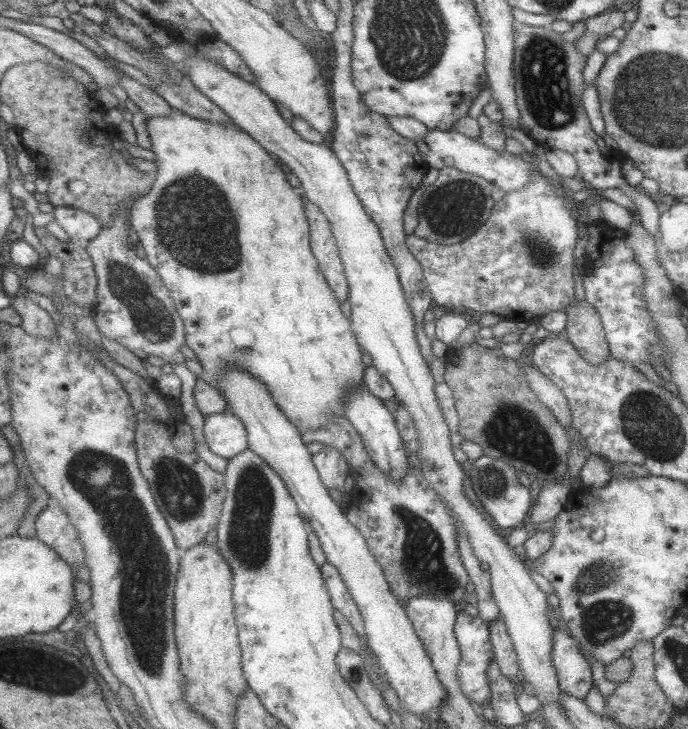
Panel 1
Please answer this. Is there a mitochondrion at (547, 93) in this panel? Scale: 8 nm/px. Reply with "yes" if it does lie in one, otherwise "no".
yes

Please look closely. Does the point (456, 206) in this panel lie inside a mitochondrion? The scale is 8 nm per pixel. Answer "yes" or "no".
yes

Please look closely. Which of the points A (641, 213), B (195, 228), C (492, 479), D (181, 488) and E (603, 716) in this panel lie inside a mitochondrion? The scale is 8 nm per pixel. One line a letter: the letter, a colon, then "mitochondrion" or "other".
A: other
B: mitochondrion
C: mitochondrion
D: mitochondrion
E: other

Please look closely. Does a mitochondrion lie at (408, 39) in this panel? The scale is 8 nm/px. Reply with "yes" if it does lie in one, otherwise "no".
yes

